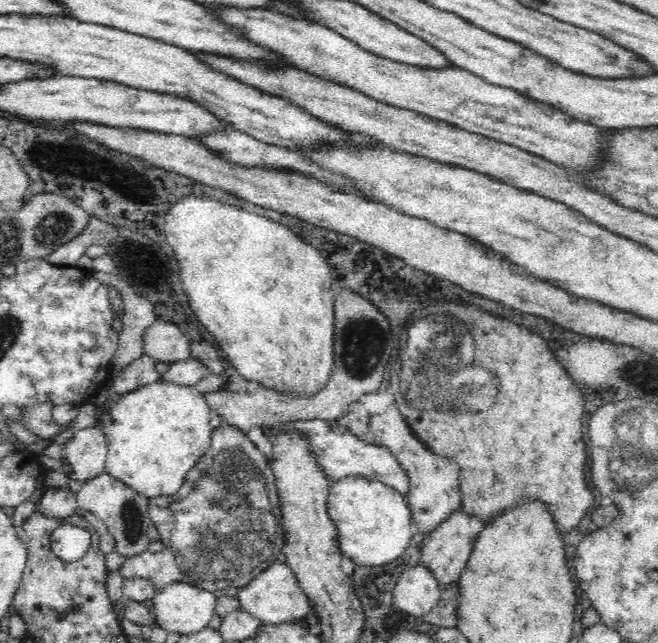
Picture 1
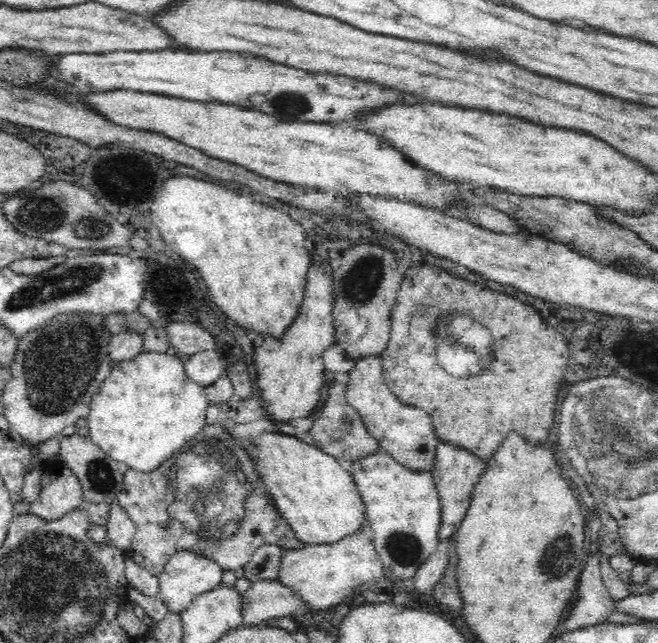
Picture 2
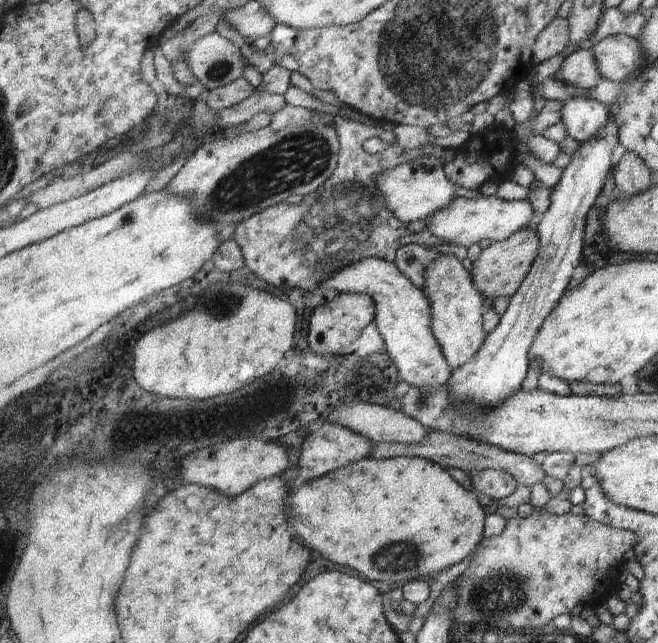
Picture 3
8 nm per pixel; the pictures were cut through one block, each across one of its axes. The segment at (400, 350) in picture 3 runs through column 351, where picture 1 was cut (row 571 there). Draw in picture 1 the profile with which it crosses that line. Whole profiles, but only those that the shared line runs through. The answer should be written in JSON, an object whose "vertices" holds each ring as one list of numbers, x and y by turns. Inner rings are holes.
{"vertices":[[276,561,271,564,262,574,251,580,248,586,239,589,236,598,241,609,262,623,292,623,313,612,312,603,299,585,294,571,286,562]]}

